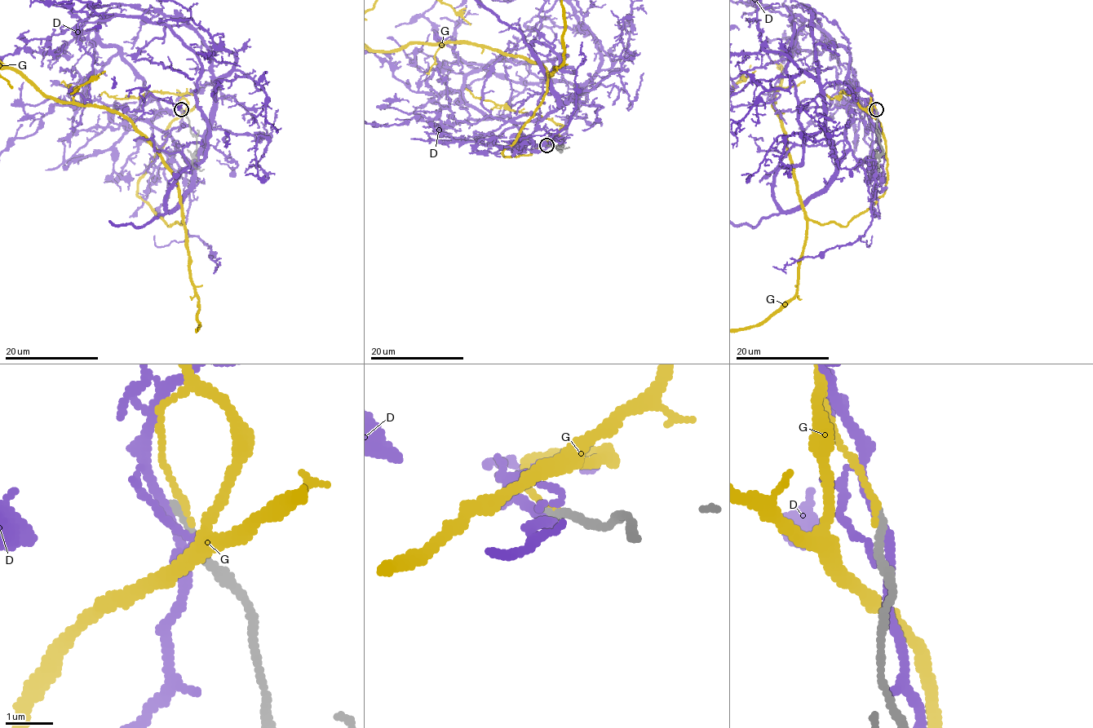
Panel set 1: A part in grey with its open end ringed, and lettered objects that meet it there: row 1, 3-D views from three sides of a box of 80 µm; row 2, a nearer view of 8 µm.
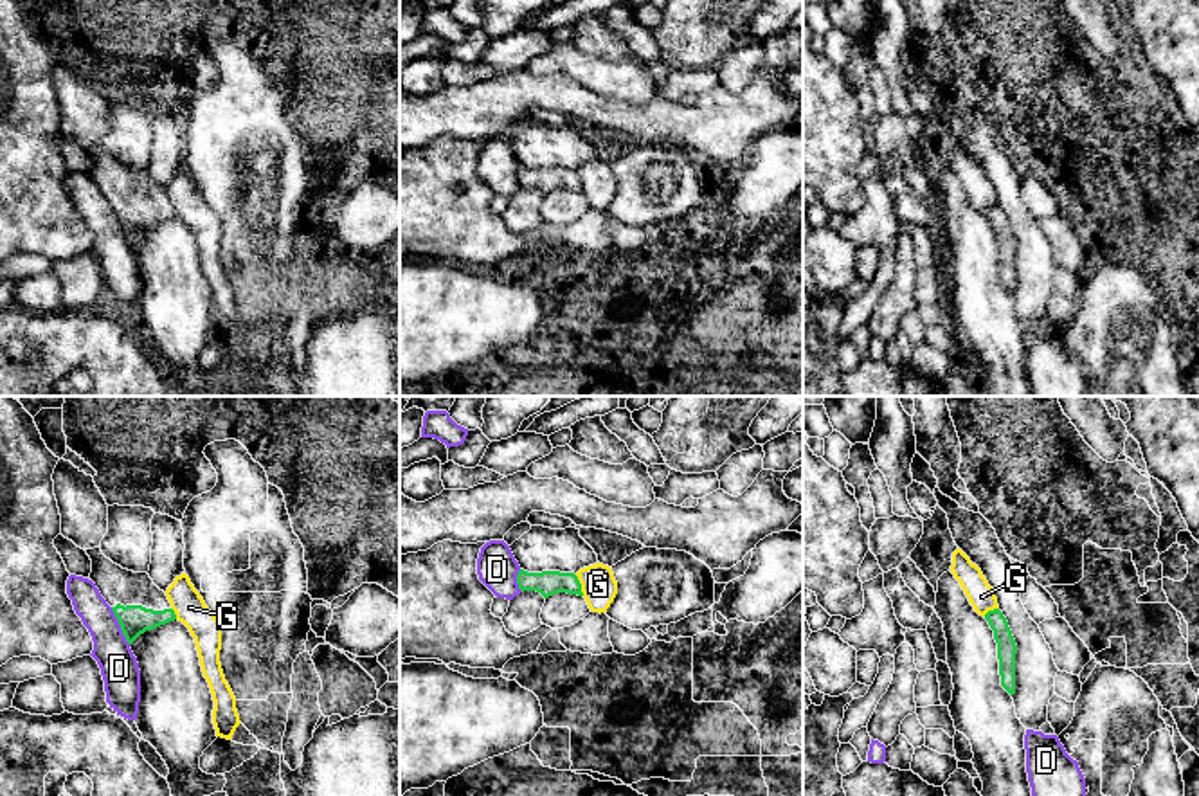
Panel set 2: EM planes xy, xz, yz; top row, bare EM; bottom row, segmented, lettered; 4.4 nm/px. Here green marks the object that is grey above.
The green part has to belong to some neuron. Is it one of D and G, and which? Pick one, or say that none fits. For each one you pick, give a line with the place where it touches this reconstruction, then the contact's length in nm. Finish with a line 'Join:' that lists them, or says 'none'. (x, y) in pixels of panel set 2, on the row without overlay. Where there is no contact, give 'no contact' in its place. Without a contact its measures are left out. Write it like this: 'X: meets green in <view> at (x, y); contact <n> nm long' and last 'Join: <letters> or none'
Join: none

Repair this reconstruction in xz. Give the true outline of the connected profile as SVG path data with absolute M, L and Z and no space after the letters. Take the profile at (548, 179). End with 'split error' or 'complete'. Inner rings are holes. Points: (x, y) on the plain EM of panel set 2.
M520 166L517 171L517 180L522 189L536 187L544 194L549 194L558 189L583 193L581 180L574 169L560 169L560 167L527 169Z | complete

